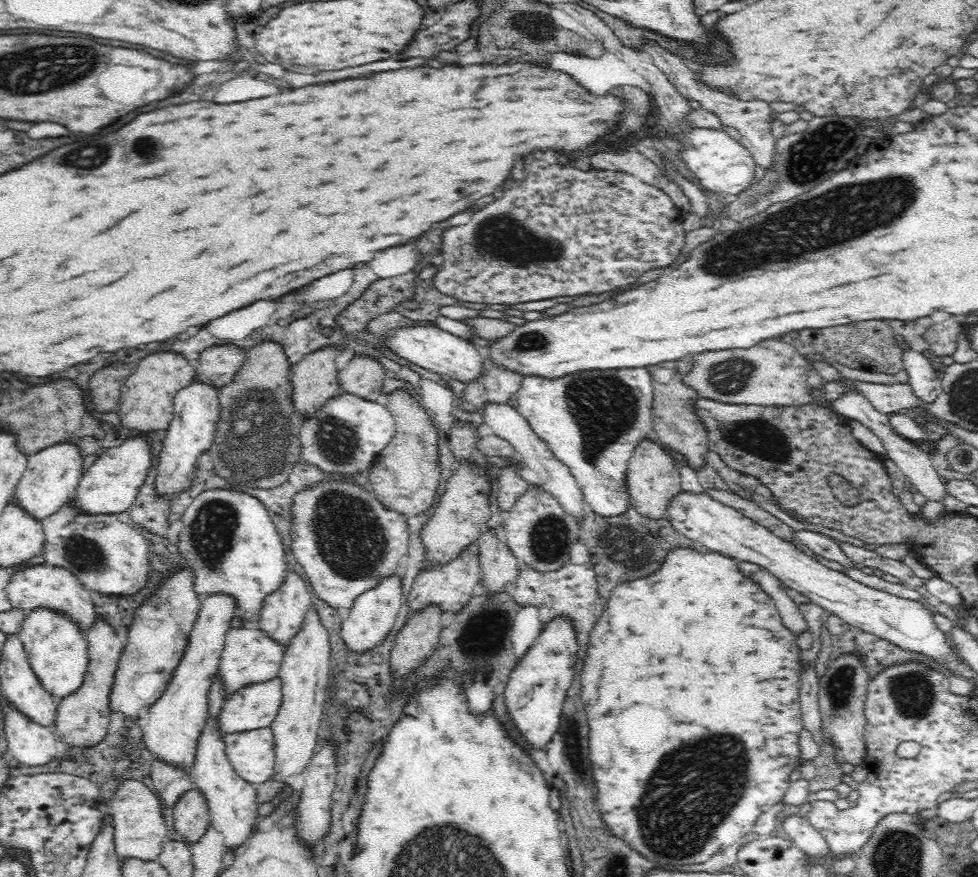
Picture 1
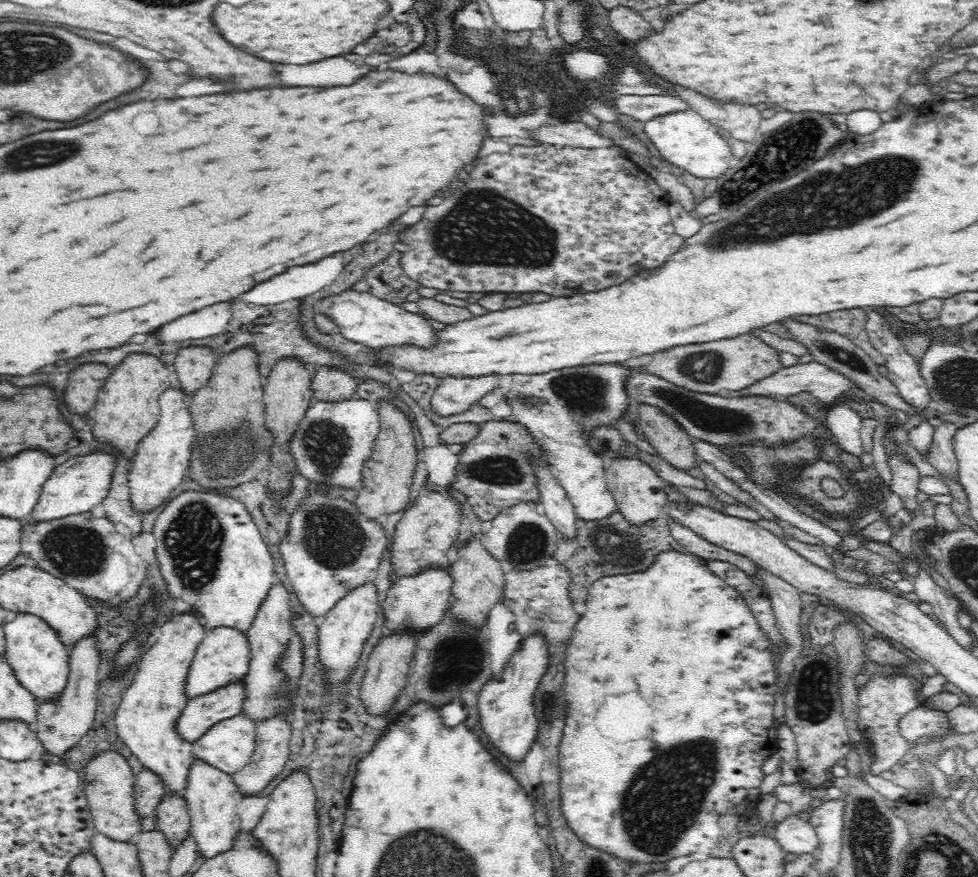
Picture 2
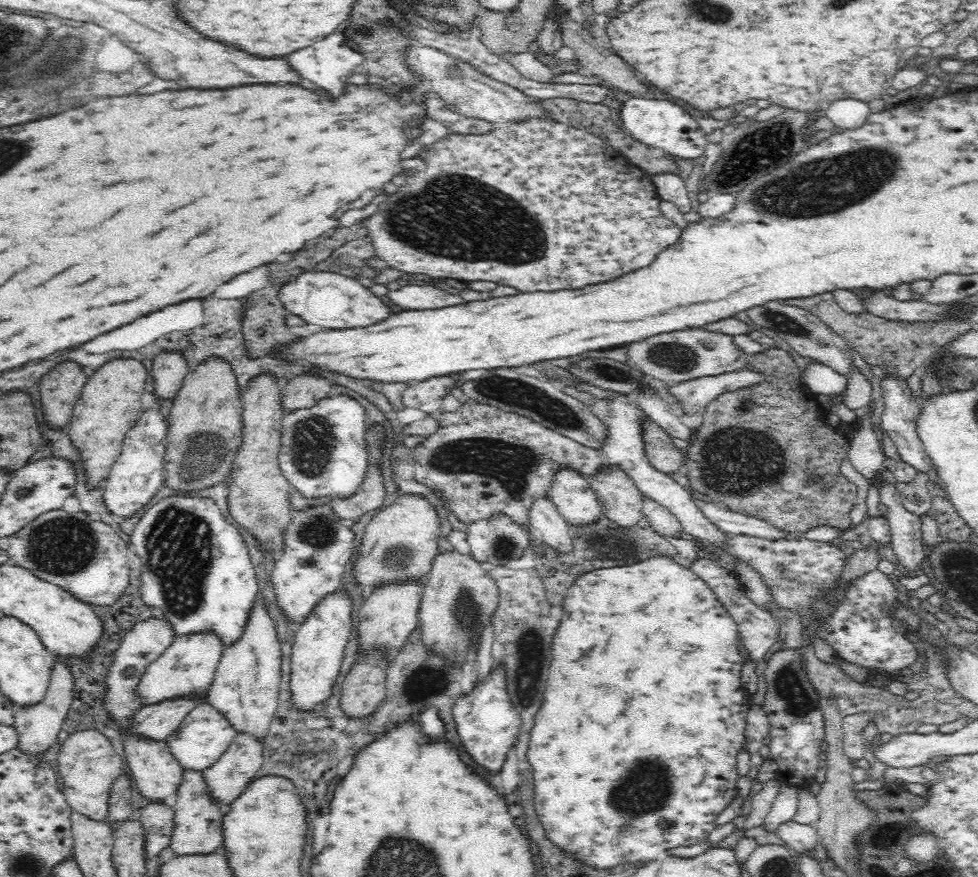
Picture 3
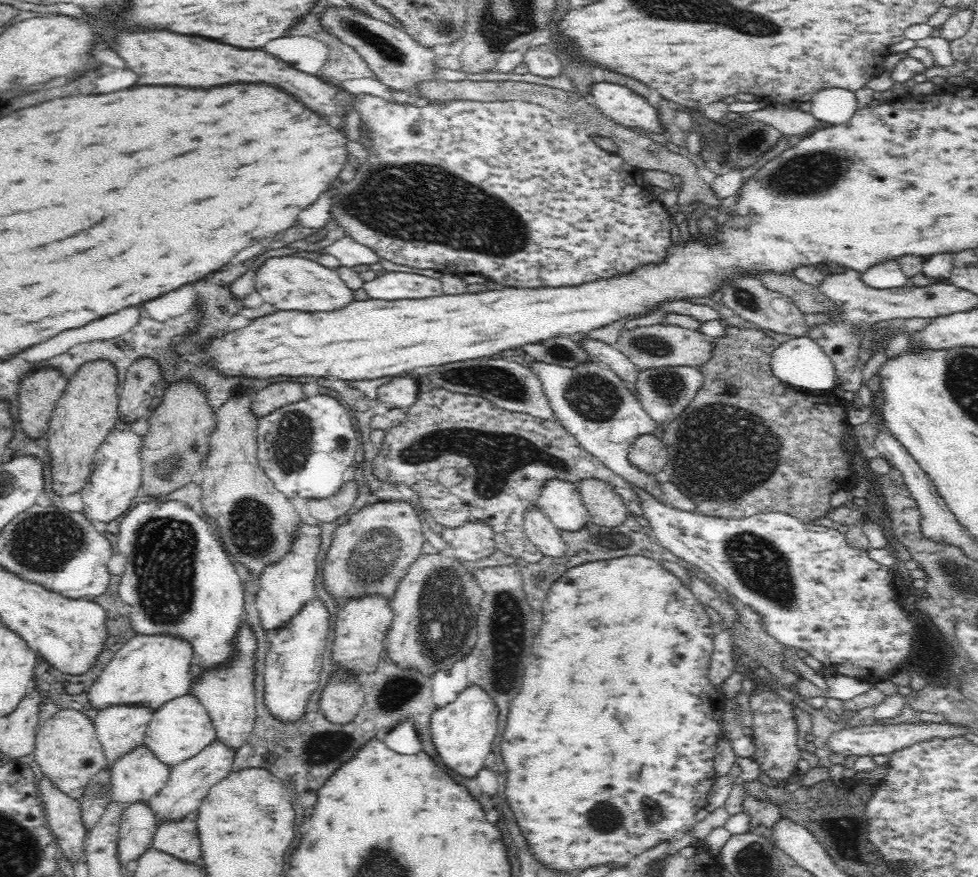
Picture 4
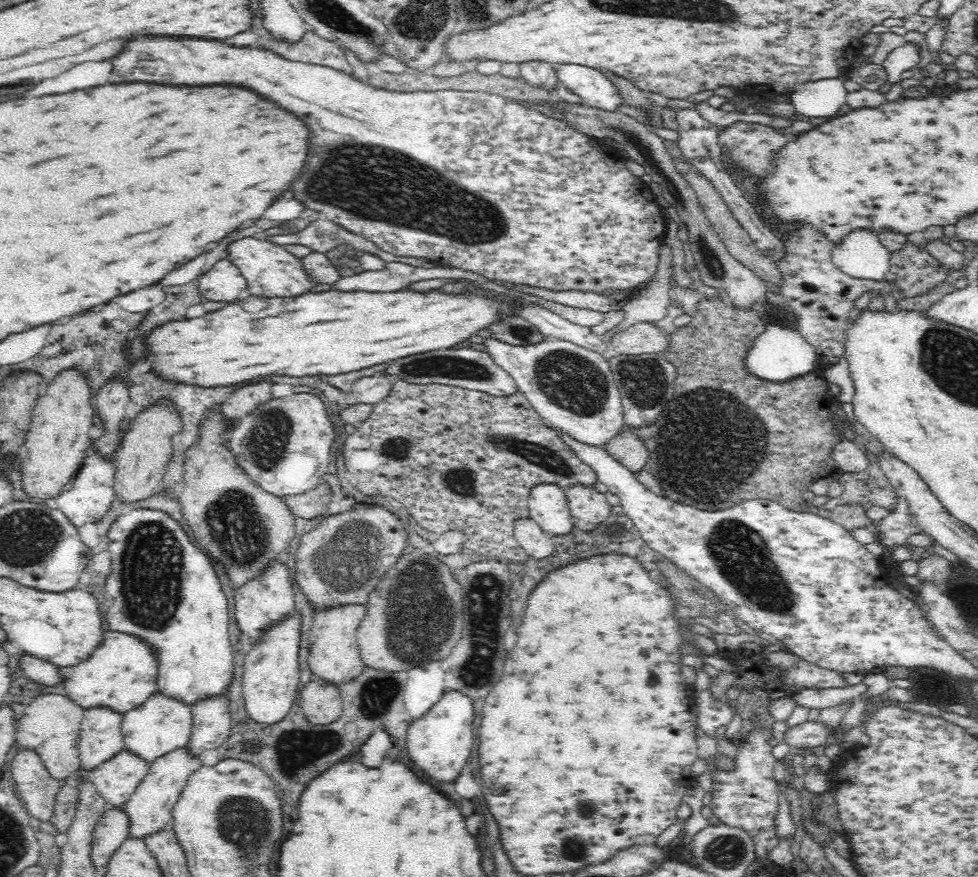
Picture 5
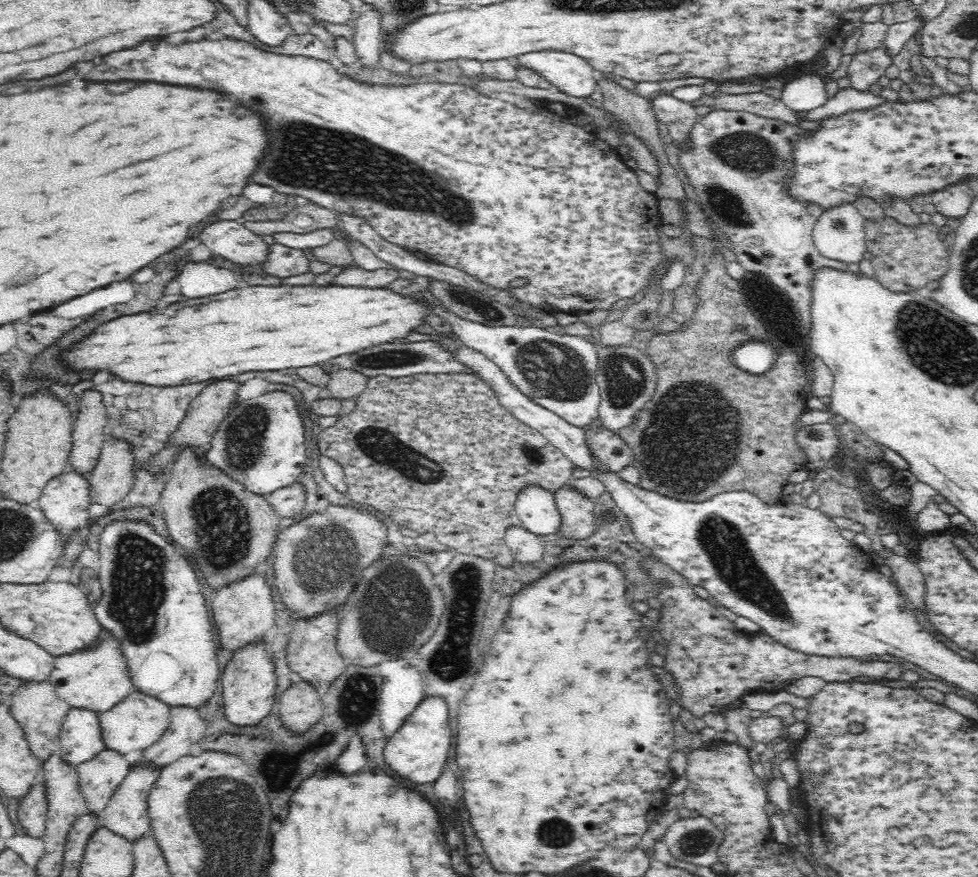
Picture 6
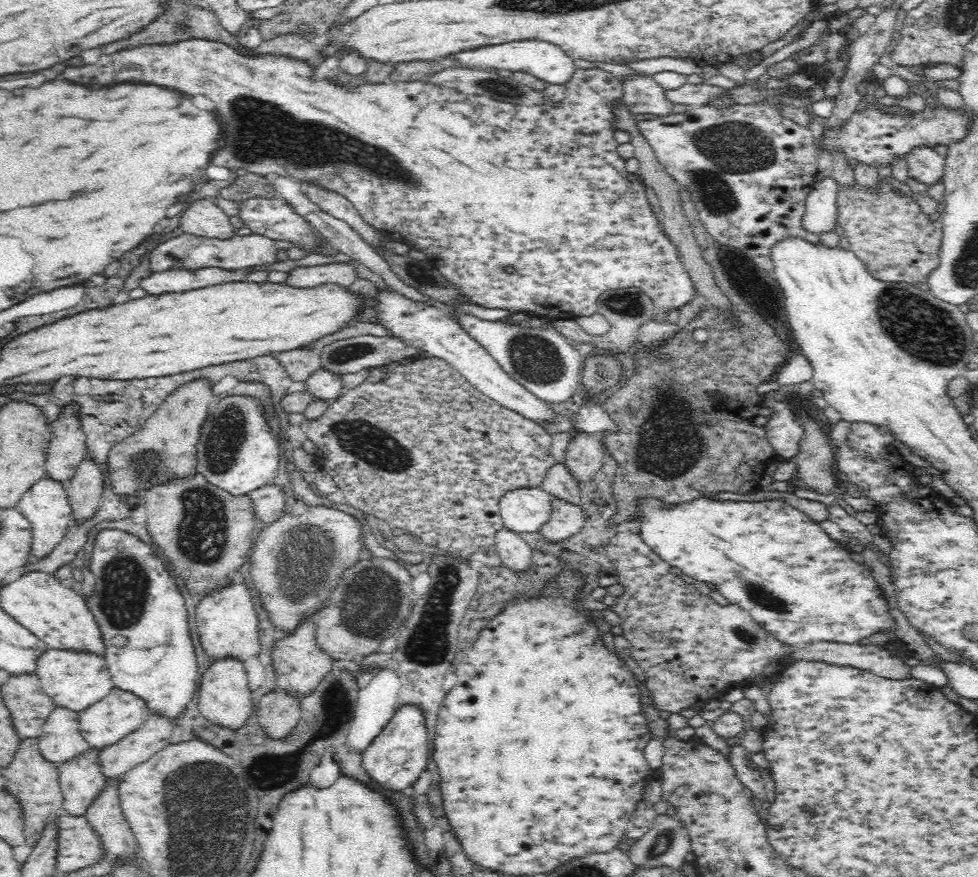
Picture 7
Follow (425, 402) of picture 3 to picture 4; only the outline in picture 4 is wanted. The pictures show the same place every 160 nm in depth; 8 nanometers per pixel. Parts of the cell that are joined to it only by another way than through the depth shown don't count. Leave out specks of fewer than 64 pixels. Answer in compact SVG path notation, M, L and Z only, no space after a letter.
M415 373L407 376L392 376L385 384L376 388L376 400L386 406L402 409L410 406L418 390L418 378Z

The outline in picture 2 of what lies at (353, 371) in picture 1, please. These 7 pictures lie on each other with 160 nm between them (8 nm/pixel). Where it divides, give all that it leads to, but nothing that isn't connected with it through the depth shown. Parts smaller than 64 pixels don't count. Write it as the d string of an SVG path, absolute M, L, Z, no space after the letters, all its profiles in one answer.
M327 366L314 368L314 374L309 380L311 400L316 402L340 402L350 399L356 394L360 377L338 368Z

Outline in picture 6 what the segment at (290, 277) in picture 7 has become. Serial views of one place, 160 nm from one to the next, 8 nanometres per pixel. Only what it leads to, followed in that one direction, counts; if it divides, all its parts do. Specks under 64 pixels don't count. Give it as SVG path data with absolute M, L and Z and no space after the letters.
M360 267L344 268L330 280L330 285L384 288L386 284L390 284L390 281L394 282L398 278L400 278L400 273L395 268L377 268L374 270Z

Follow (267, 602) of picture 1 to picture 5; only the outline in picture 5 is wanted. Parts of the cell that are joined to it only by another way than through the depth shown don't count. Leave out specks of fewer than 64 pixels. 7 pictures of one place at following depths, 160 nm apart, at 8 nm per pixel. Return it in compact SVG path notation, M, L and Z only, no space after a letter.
M223 692L190 705L190 732L183 749L200 755L204 750L218 749L230 736L230 700Z

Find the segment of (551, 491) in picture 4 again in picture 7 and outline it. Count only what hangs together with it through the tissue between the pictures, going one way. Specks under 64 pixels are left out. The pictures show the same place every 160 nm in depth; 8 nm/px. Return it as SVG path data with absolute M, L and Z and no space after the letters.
M520 487L498 498L498 516L512 532L537 532L550 518L552 497L539 487Z

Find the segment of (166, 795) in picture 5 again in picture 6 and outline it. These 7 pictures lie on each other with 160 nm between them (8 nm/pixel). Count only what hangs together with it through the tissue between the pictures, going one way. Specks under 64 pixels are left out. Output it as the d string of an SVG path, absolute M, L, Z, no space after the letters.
M140 766L130 769L126 778L120 781L112 796L106 801L105 807L92 814L95 816L95 822L118 834L118 836L123 836L132 843L146 837L149 834L150 824L145 811L145 796L158 774L158 768L158 766L156 768Z

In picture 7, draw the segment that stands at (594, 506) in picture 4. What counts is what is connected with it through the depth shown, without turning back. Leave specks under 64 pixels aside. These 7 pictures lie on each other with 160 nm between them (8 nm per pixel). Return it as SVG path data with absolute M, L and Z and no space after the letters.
M552 498L550 518L537 532L548 542L558 542L579 533L586 523L586 515L581 507Z

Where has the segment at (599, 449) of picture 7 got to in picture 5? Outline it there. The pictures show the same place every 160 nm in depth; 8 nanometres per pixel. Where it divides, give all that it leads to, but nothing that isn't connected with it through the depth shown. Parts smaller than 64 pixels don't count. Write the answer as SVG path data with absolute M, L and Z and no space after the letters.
M630 429L610 437L602 447L616 462L634 474L643 470L648 460L642 441Z

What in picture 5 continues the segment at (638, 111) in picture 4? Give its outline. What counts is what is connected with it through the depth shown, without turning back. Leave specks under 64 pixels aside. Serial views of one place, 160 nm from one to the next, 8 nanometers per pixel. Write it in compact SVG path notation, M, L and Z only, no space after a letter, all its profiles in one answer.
M554 63L555 78L585 105L614 110L623 105L615 86L598 68L578 63Z

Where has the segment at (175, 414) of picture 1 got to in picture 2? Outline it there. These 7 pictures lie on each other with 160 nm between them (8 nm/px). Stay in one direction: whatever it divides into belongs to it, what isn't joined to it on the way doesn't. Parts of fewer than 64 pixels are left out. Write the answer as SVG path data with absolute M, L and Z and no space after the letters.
M175 385L162 391L158 397L156 424L138 441L132 456L130 470L126 474L130 508L147 513L165 504L185 479L189 463L190 445L193 445L194 429L187 411L188 396Z

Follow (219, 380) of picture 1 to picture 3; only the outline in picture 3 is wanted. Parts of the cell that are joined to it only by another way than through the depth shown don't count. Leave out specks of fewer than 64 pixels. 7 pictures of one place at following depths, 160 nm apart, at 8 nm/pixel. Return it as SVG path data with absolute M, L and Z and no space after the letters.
M159 350L150 364L146 391L159 402L172 400L181 385L183 376L186 376L192 367L178 353Z

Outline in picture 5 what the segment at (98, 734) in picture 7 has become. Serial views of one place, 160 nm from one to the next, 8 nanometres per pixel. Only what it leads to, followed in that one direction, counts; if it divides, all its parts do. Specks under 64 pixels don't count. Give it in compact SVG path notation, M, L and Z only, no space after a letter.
M160 693L149 696L141 705L121 713L119 729L123 748L151 763L162 754L182 749L189 737L190 704L178 702Z

